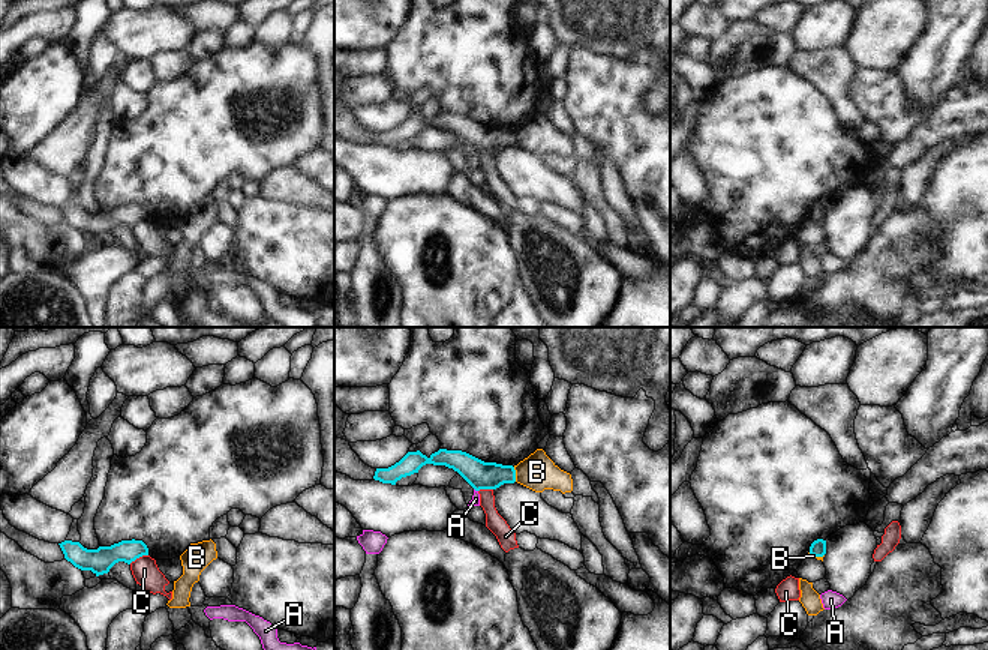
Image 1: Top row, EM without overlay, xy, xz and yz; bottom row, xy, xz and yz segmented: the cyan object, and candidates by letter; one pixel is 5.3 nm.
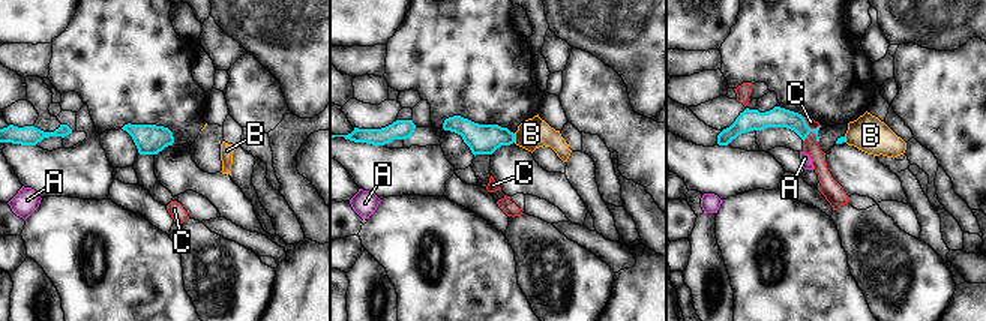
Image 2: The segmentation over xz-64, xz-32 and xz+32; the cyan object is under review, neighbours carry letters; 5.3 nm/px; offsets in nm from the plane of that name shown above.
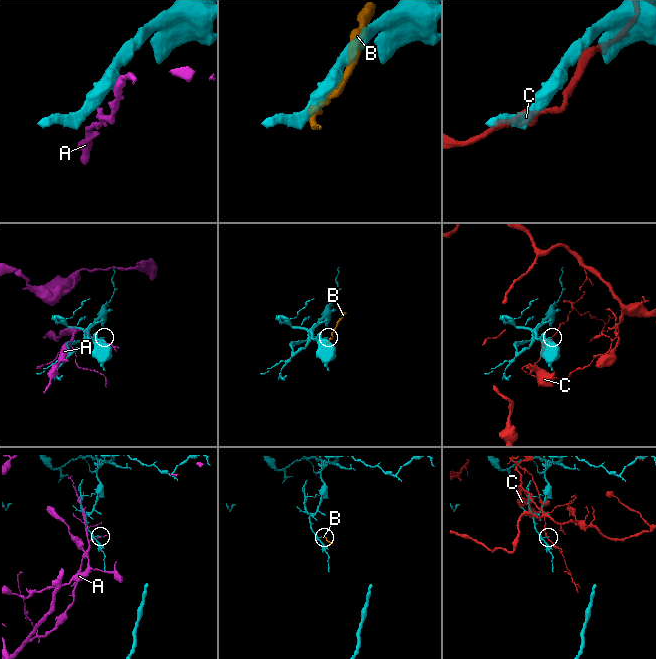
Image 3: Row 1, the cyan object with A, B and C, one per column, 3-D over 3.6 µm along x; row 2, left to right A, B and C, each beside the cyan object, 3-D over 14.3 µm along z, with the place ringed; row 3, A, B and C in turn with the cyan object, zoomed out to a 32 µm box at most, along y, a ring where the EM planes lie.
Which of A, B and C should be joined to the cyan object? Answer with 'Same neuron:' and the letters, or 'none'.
Same neuron: none

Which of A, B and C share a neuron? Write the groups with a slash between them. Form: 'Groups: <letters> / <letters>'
Groups: A / B / C

